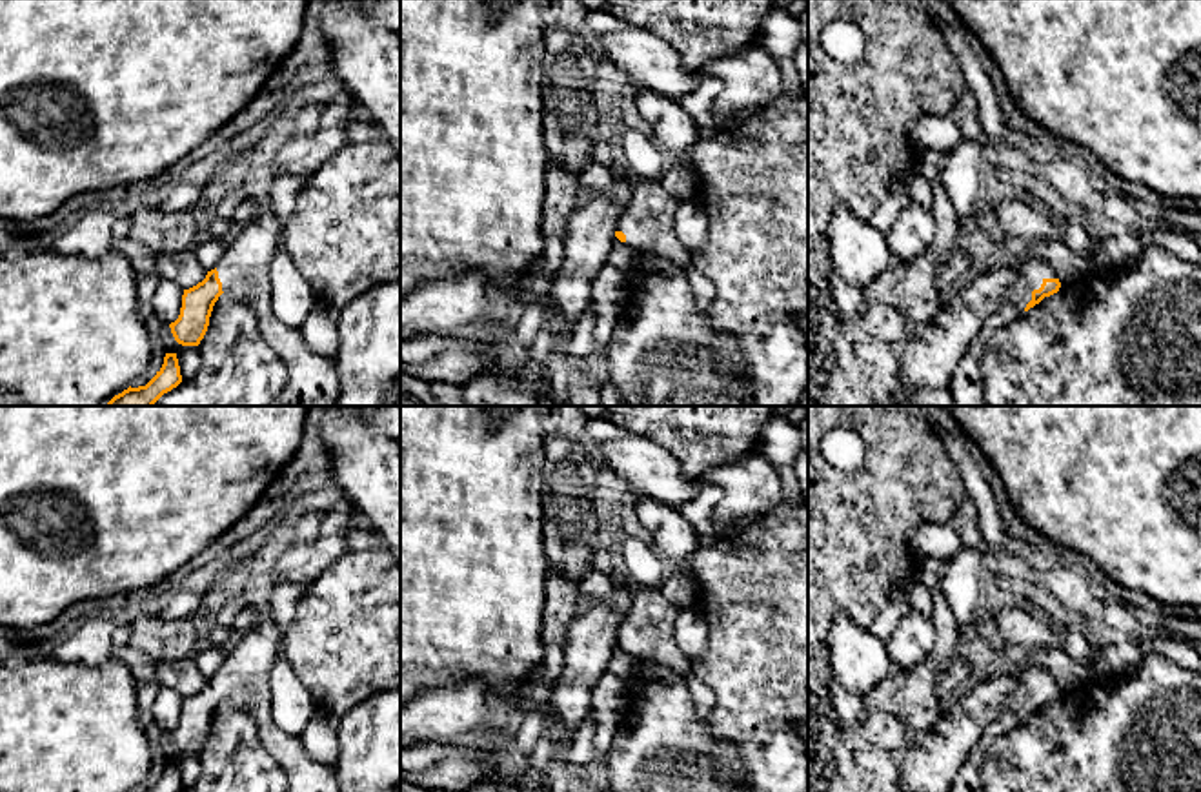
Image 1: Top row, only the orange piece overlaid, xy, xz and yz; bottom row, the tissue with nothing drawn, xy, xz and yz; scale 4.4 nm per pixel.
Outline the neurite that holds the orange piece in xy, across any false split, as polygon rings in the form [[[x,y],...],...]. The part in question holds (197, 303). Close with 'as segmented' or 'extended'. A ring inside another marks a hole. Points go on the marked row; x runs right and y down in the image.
[[[266,198],[257,217],[240,226],[217,268],[184,289],[180,315],[169,324],[171,333],[182,346],[198,346],[215,302],[231,291],[253,310],[262,339],[288,368],[284,390],[267,406],[333,406],[340,391],[335,360],[317,355],[300,331],[271,310],[269,266],[278,244],[280,220]]]; extended

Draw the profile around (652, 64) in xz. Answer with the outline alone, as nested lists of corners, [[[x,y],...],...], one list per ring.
[[[628,25],[617,33],[590,35],[597,51],[630,75],[631,86],[671,100],[693,93],[699,82],[681,55],[648,29]]]

